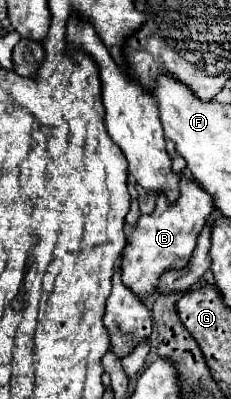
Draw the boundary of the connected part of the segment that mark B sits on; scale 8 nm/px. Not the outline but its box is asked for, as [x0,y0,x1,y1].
[121,177,213,301]

